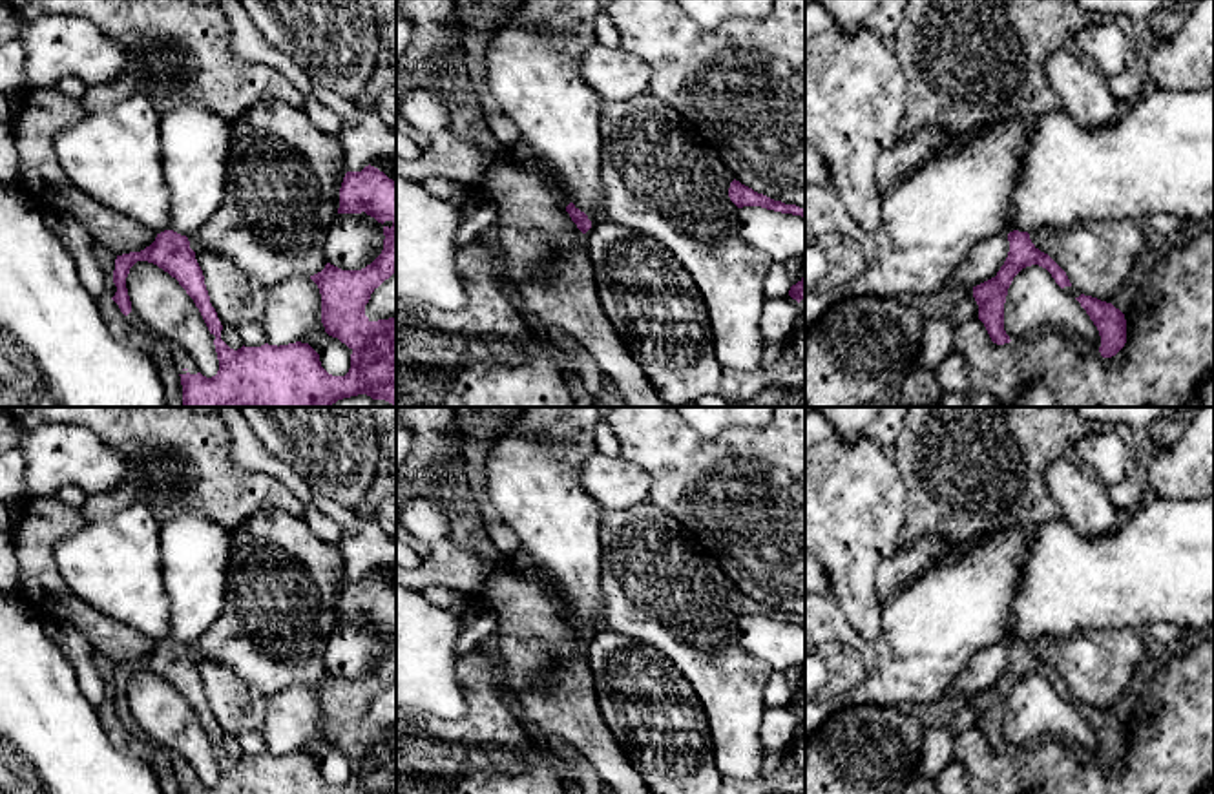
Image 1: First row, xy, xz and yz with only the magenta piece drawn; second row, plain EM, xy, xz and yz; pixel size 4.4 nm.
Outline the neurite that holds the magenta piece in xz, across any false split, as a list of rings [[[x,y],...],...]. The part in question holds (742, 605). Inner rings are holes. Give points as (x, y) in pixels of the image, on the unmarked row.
[[[736,588],[730,591],[728,606],[738,617],[761,615],[767,619],[781,621],[781,622],[801,624],[805,628],[805,617],[800,617],[796,613],[785,613],[781,610],[774,610],[763,602],[754,601],[752,597],[741,593]]]

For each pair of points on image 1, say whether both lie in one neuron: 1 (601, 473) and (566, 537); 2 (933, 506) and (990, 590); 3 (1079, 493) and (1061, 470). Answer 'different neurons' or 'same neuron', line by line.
1: different neurons
2: different neurons
3: same neuron

